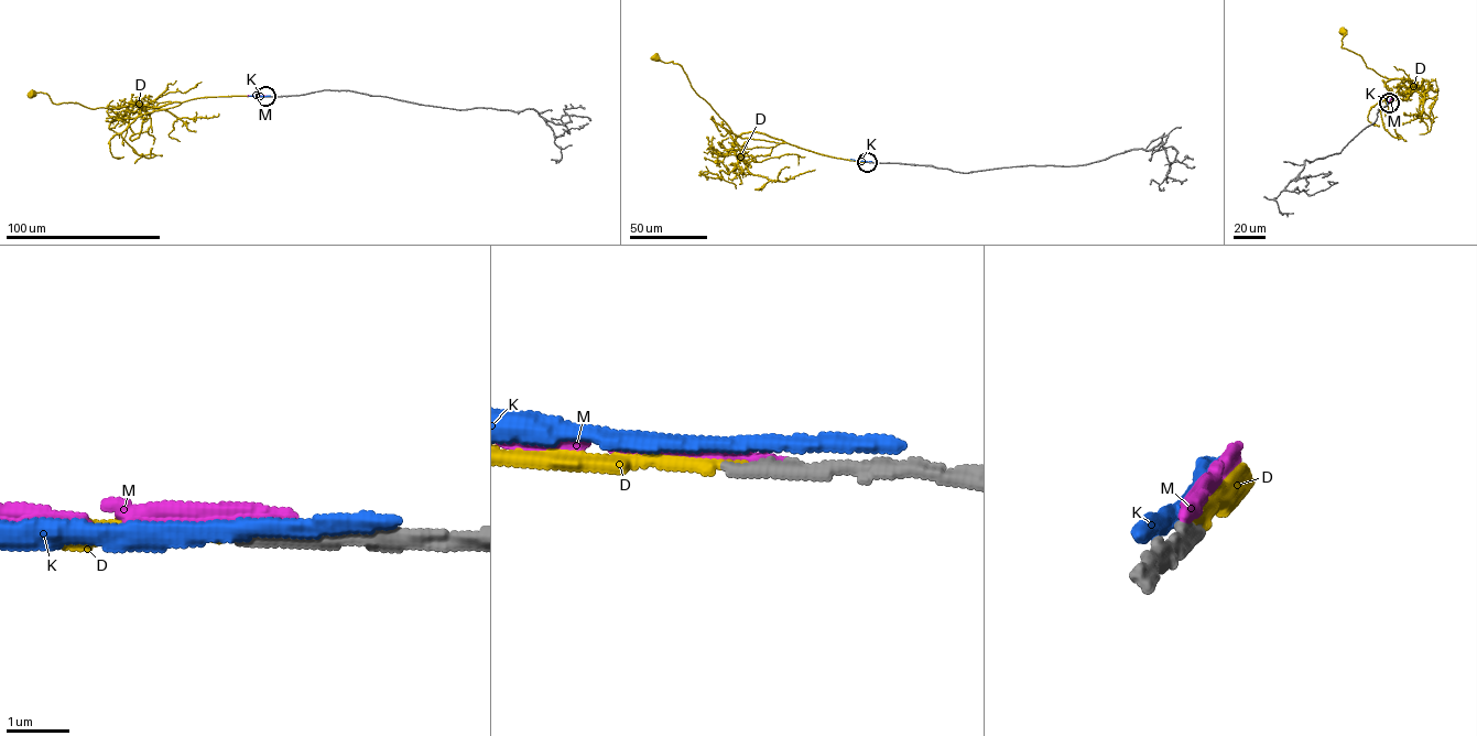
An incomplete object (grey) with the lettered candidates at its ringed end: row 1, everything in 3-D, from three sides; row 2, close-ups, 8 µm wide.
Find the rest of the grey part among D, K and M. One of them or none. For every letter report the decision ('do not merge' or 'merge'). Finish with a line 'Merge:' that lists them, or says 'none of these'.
D: merge
K: do not merge
M: do not merge
Merge: D

